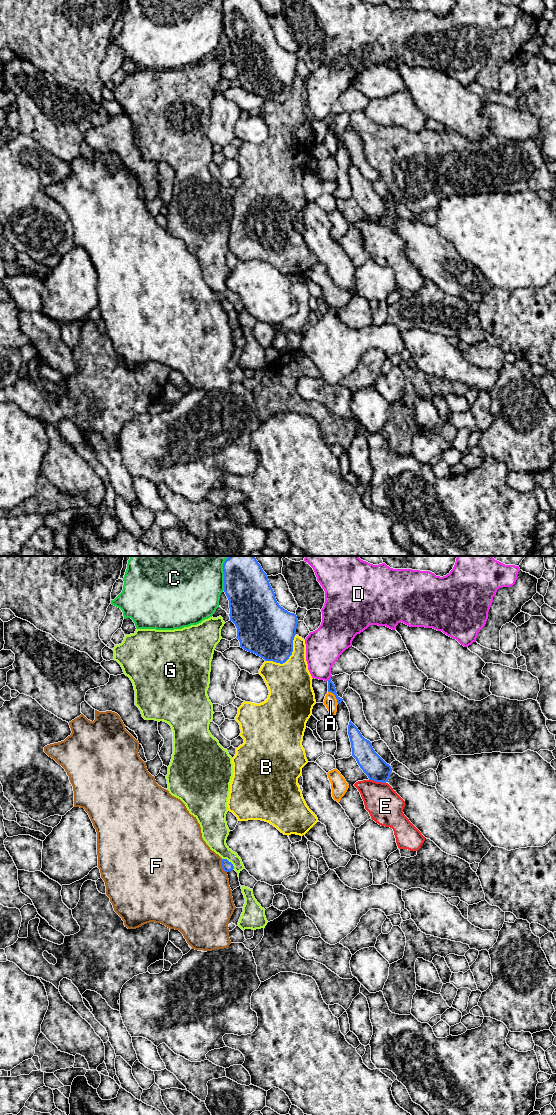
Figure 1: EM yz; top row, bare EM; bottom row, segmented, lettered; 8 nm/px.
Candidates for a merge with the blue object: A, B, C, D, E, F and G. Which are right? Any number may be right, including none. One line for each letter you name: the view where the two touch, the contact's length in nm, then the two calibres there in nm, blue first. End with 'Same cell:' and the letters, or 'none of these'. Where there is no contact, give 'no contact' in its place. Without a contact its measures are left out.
Same cell: none of these

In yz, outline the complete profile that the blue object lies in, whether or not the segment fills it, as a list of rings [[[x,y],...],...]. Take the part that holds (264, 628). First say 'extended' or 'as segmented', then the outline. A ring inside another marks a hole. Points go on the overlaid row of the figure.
as segmented; [[[229,556],[223,564],[224,592],[229,600],[230,621],[237,628],[237,639],[244,650],[265,661],[285,663],[293,652],[298,619],[279,605],[267,574],[255,556]]]

